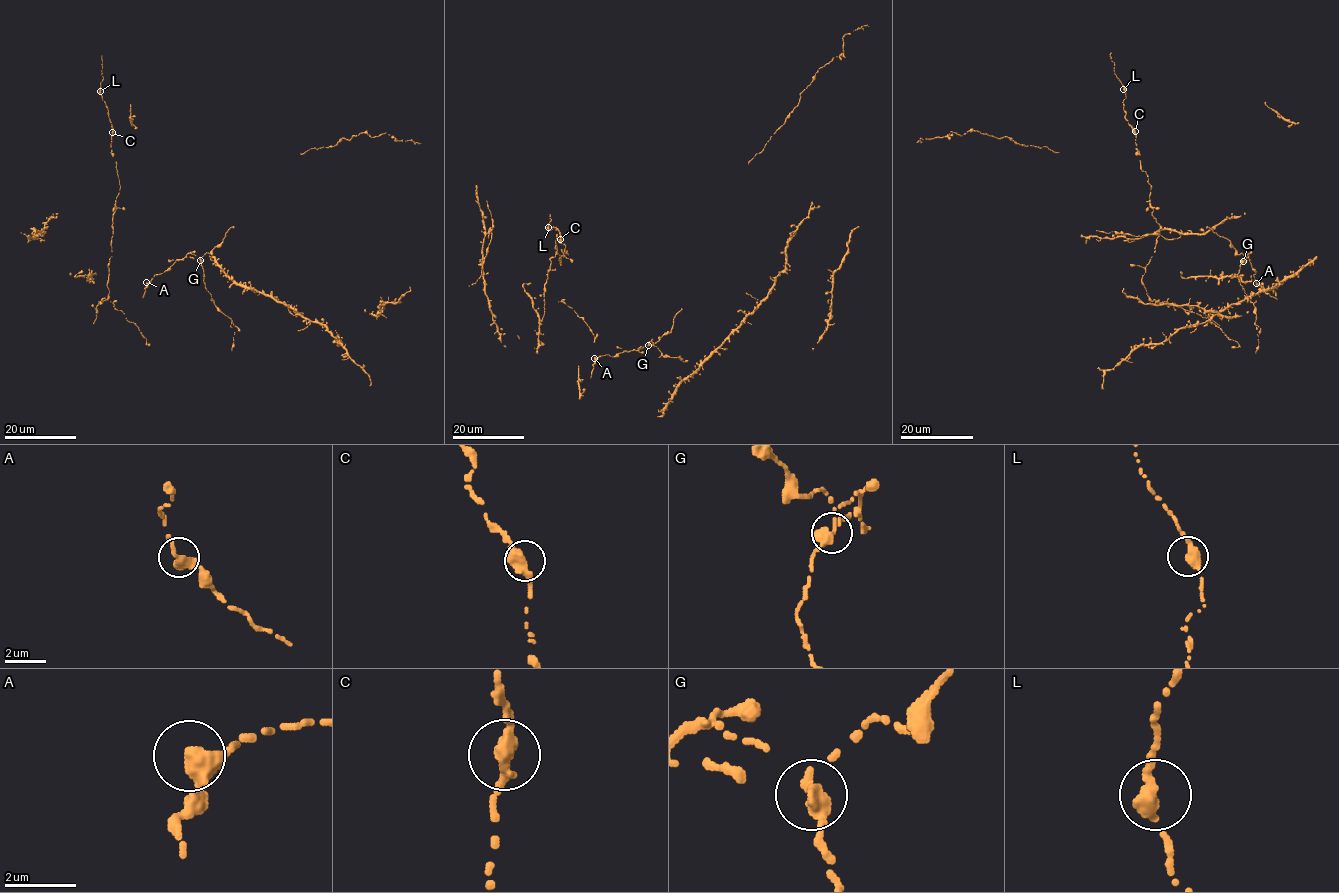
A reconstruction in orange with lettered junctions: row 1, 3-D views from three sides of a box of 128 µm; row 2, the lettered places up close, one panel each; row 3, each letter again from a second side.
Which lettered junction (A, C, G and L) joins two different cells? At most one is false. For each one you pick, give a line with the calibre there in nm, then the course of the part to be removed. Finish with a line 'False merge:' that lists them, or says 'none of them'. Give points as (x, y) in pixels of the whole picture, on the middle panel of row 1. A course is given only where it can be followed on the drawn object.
G: calibre 380 nm; course (648, 345), (651, 340), (663, 356), (679, 356), (686, 361), (679, 357)
False merge: G

